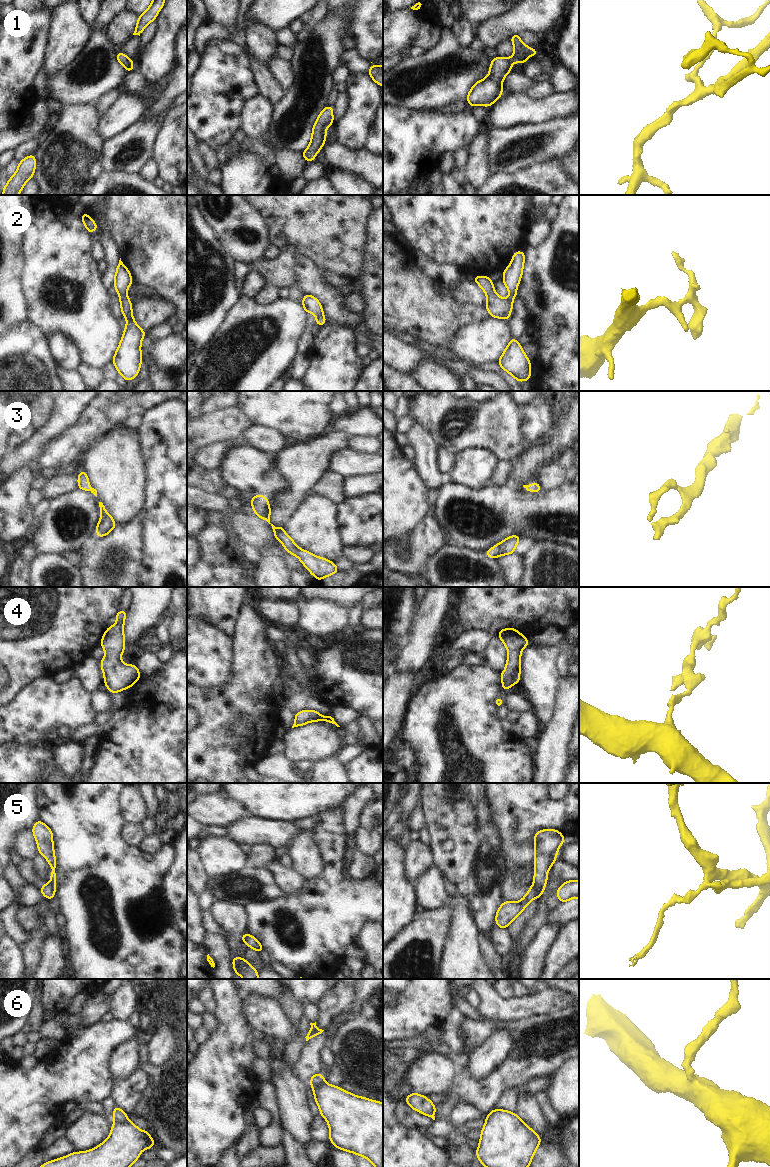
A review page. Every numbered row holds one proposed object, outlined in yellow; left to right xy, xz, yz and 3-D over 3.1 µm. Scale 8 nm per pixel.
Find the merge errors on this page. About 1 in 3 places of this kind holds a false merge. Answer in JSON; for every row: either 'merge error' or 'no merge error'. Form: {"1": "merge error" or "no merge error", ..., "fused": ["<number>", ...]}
{"1": "no merge error", "2": "no merge error", "3": "no merge error", "4": "no merge error", "5": "merge error", "6": "merge error", "fused": ["5", "6"]}

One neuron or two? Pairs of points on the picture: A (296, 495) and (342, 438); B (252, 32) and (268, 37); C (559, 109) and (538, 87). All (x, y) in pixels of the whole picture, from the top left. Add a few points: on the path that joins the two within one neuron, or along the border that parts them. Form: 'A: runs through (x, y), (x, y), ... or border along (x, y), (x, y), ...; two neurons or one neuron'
A: runs through (302, 480), (303, 475), (327, 451); one neuron
B: runs through (256, 35), (264, 37); one neuron
C: border along (553, 91), (541, 98), (531, 98), (525, 92); two neurons

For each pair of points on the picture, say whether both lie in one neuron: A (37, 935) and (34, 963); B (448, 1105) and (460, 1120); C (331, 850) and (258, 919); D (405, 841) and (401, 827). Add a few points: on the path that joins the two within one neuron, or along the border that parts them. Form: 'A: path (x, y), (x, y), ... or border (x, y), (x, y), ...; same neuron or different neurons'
A: path (35, 942), (34, 956); same neuron
B: border (475, 1106), (470, 1104), (457, 1105), (449, 1118); different neurons
C: path (334, 876), (304, 908), (284, 908); same neuron
D: path (404, 838), (401, 830); same neuron

